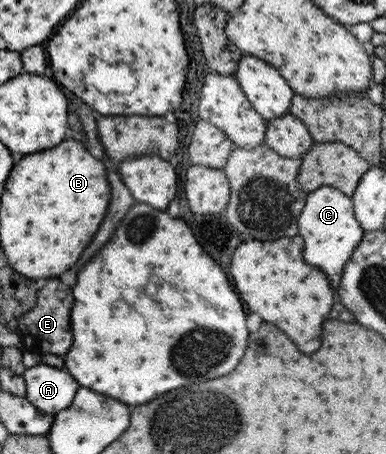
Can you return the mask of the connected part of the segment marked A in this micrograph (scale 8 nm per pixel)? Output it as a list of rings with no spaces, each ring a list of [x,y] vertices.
[[[39,363],[26,368],[21,374],[24,380],[24,397],[43,414],[57,414],[67,408],[80,387],[65,370]]]

